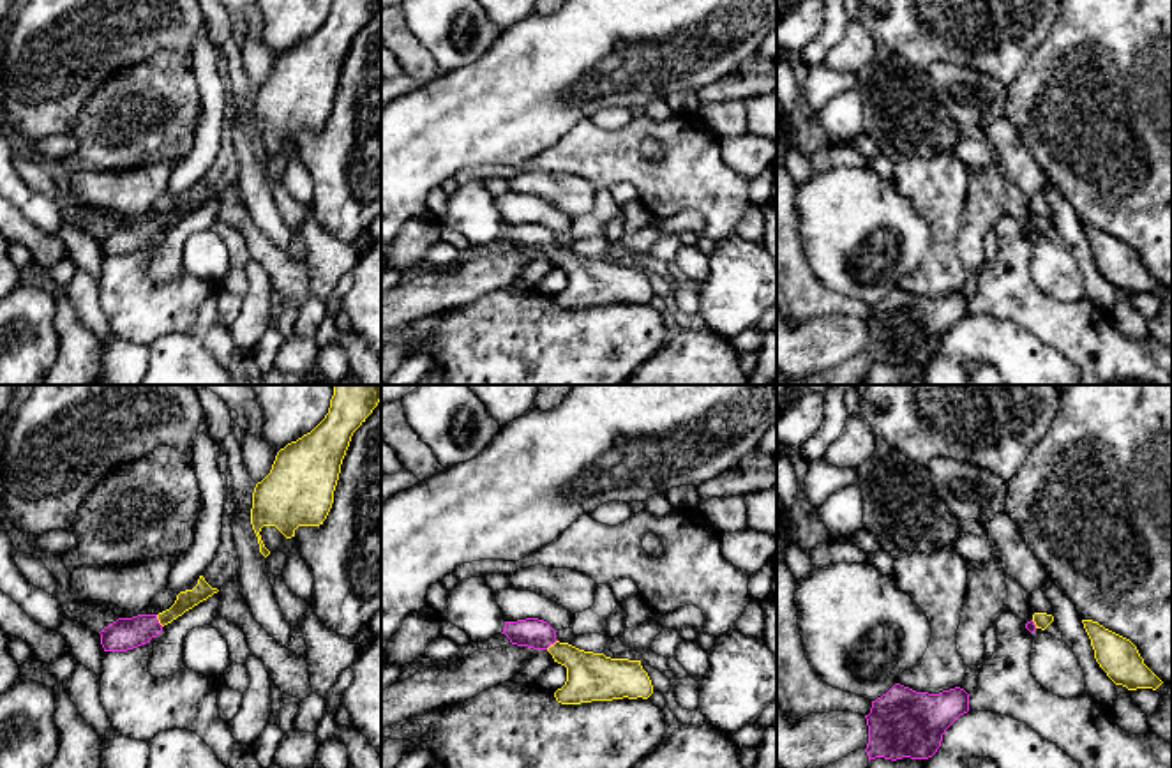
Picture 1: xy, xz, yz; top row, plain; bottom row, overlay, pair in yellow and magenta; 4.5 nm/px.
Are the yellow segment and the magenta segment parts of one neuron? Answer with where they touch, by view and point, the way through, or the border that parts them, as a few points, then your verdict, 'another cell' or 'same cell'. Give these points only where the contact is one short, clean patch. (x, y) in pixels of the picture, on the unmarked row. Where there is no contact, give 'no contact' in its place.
contact xy (157, 223); way xy (187, 203), (170, 219), (157, 223), (150, 230), (124, 239); same cell

